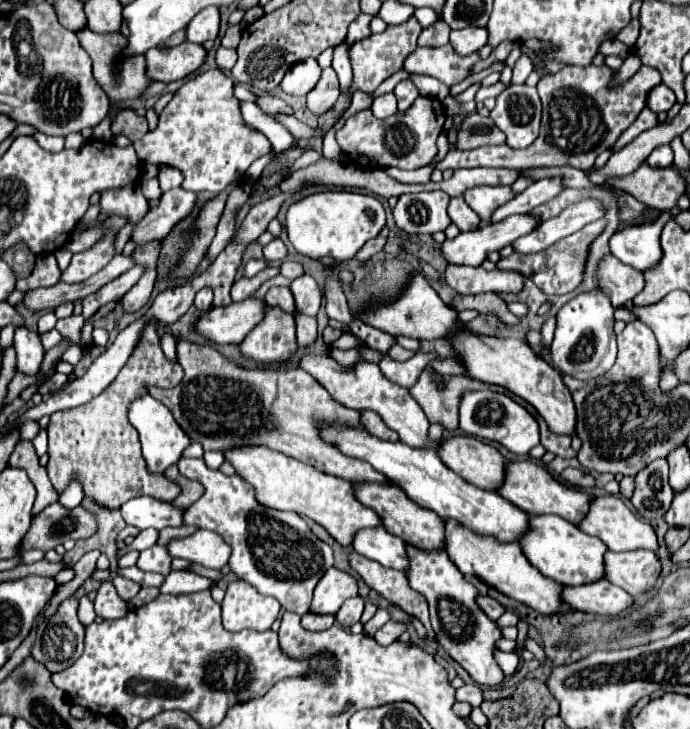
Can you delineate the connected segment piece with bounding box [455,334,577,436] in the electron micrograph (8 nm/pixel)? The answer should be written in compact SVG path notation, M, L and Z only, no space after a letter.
M459 334L455 348L471 378L477 378L485 384L495 384L513 392L515 396L529 402L543 416L551 432L575 436L577 414L575 414L571 392L567 390L561 374L551 364L537 358L533 350L529 348L529 344L515 338L501 340L501 338L479 338L471 334Z

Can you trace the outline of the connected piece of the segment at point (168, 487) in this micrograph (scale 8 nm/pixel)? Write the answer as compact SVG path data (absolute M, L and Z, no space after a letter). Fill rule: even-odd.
M149 326L145 332L147 336L141 338L139 346L131 354L123 370L117 374L115 382L111 382L111 386L103 390L103 394L99 394L97 398L93 398L83 406L51 414L51 422L47 426L49 432L47 472L51 484L69 484L71 480L79 480L83 484L85 496L99 502L99 506L107 510L119 510L123 502L135 496L151 496L157 500L171 502L179 494L179 486L165 480L165 476L147 474L147 466L141 454L139 432L131 426L127 418L131 402L145 396L149 386L175 388L183 378L183 368L165 358L155 326ZM65 468L69 468L69 476L65 476L67 474Z

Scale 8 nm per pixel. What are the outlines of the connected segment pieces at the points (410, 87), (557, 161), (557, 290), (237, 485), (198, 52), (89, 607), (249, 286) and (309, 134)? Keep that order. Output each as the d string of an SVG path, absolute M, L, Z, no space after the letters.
M401 80L397 86L395 86L395 96L397 96L397 102L399 102L399 112L405 112L421 94L417 90L417 86L411 82L411 80Z
M569 66L555 74L549 74L539 80L537 90L543 102L541 132L537 140L523 148L515 150L507 144L501 146L481 146L475 150L449 150L447 156L435 164L437 170L459 170L459 168L537 168L537 166L573 166L587 170L593 166L595 156L603 150L611 150L619 136L635 122L639 112L645 108L647 90L661 82L661 76L655 68L641 66L629 80L619 86L611 86L617 70L601 66Z
M605 220L591 222L591 224L583 226L581 230L569 234L567 238L561 238L559 242L555 242L553 246L549 246L543 252L535 252L535 254L511 254L507 258L501 258L497 262L497 268L521 272L523 276L531 278L545 294L567 294L567 292L571 292L581 282L581 278L583 278L581 276L583 274L583 264L585 264L585 256L587 256L589 244L595 240L595 236L601 234L603 228L605 228Z
M181 458L179 460L179 472L189 478L199 482L205 488L205 494L193 502L185 514L183 514L183 524L185 526L197 526L203 530L217 532L229 546L231 546L231 558L229 558L229 568L237 578L249 582L255 586L261 594L273 596L281 602L281 606L289 612L295 612L303 616L311 608L311 594L319 578L333 566L333 550L329 544L319 540L307 522L297 514L297 512L281 512L281 510L271 510L255 500L255 488L245 482L239 474L235 476L225 476L221 470L211 470L207 468L203 458Z
M179 30L179 34L173 34L167 40L167 46L171 48L149 50L145 54L147 78L151 78L153 82L165 82L165 84L175 82L189 76L203 64L205 48L201 44L189 44L183 40L185 40L185 30Z
M81 596L79 598L79 620L89 626L93 620L95 620L95 610L93 610L93 602L87 598L87 596Z
M267 266L263 272L255 274L255 276L251 276L251 278L247 278L247 276L237 278L235 284L233 284L233 288L231 288L231 298L233 298L233 302L239 302L239 300L249 298L251 292L255 292L267 278L275 276L277 272L279 272L277 266Z
M273 114L273 118L277 120L277 122L281 122L293 136L295 136L295 140L307 140L312 138L324 138L323 132L319 130L319 127L313 129L303 122L299 122L297 118L293 118L293 116L287 116L287 114Z

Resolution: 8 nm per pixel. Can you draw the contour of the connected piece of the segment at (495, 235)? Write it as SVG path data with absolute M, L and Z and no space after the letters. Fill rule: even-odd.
M513 214L497 224L483 224L479 230L461 232L453 240L443 242L443 254L449 264L481 266L487 254L497 252L515 238L531 234L541 224L537 214Z

